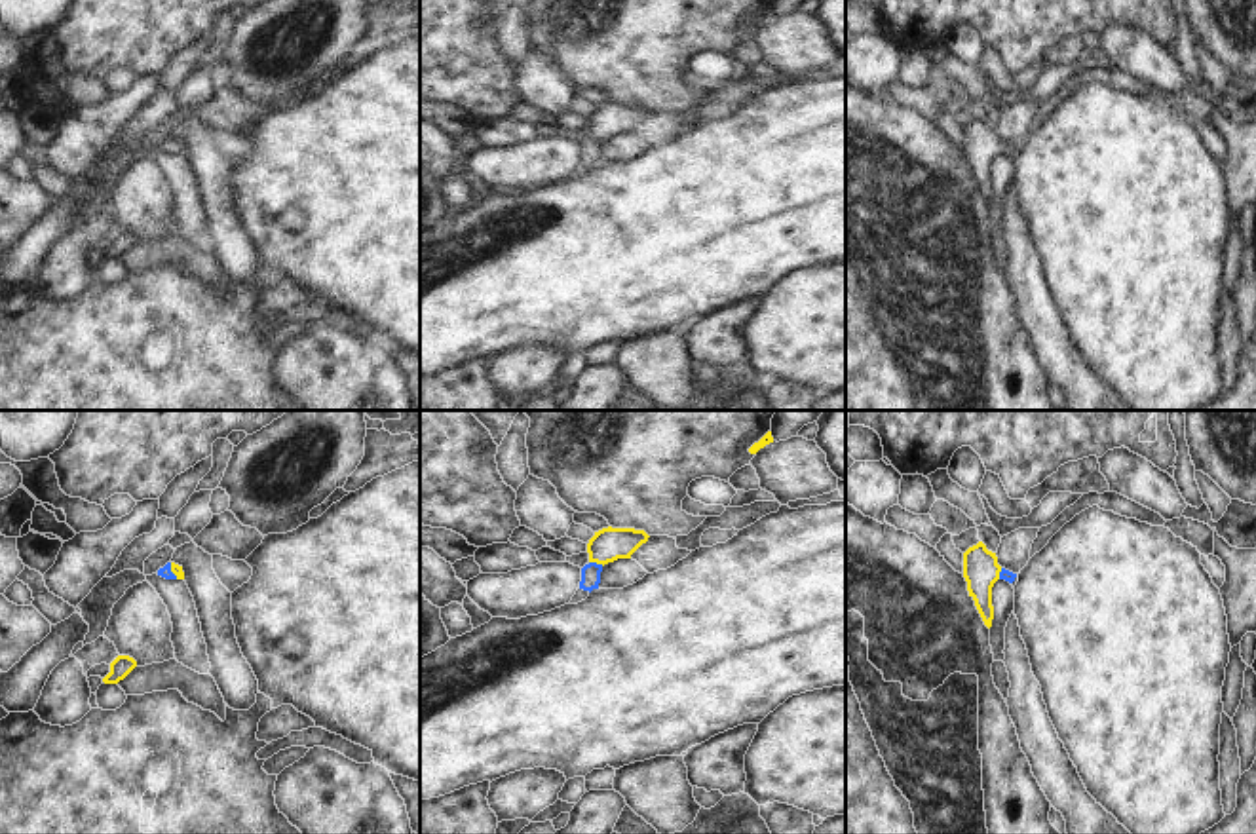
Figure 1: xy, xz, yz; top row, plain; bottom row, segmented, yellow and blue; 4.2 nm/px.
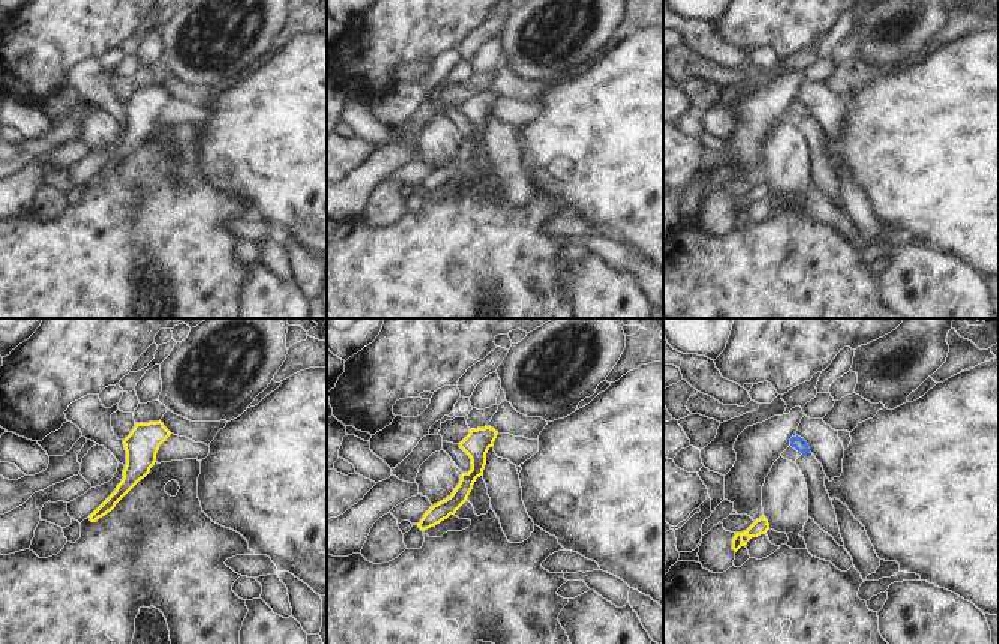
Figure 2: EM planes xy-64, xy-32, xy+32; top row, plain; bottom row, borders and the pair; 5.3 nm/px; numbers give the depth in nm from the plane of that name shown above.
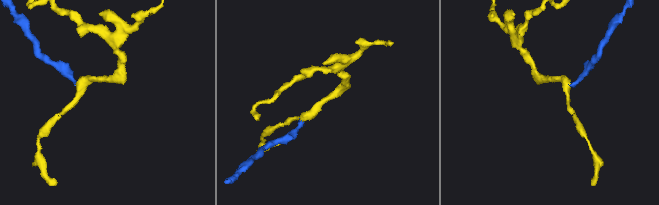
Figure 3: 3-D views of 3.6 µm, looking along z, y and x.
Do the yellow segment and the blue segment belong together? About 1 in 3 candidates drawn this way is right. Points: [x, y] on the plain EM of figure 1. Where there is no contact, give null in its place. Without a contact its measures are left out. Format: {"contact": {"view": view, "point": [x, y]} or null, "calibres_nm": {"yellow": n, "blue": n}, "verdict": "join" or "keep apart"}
{"contact": {"view": "xz", "point": [597, 137]}, "calibres_nm": {"yellow": 140, "blue": 80}, "verdict": "join"}

